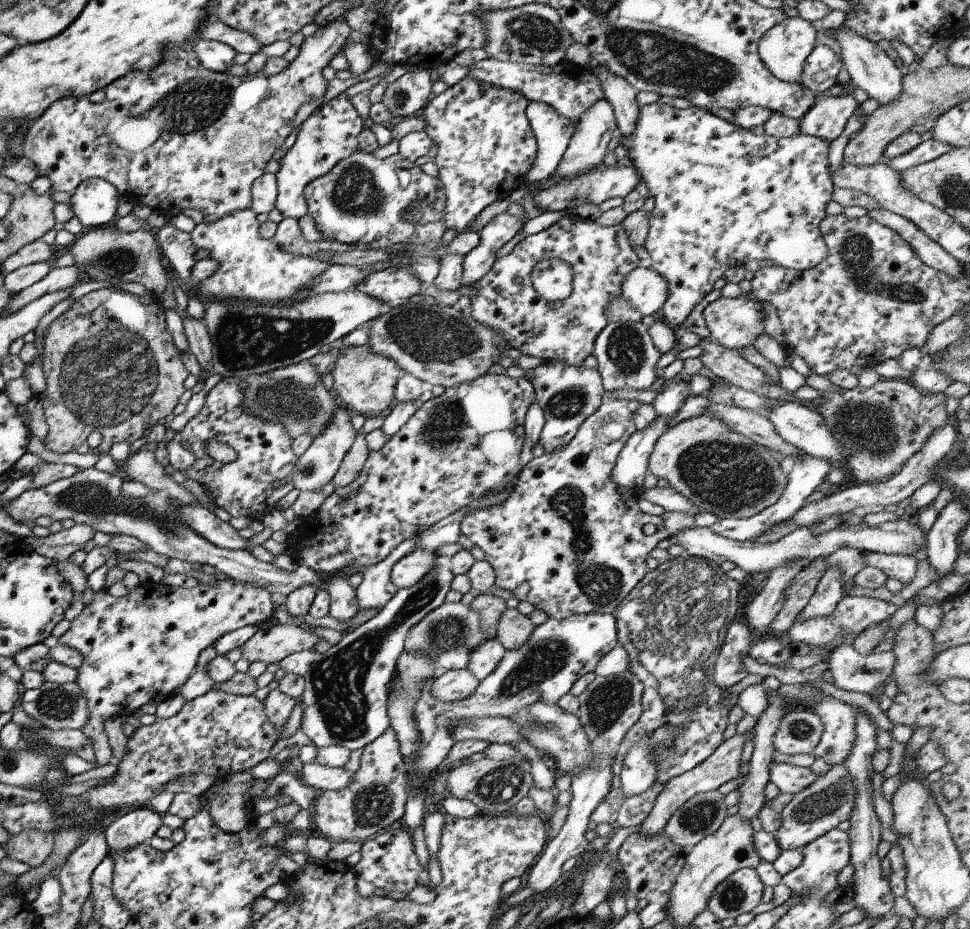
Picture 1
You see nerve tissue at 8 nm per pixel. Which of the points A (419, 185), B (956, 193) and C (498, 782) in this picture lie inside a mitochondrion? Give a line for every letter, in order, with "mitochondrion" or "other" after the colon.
A: other
B: mitochondrion
C: mitochondrion

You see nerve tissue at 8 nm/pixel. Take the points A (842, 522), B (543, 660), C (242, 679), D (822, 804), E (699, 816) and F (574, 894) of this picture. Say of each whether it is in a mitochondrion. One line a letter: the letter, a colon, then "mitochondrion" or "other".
A: other
B: mitochondrion
C: other
D: mitochondrion
E: mitochondrion
F: other

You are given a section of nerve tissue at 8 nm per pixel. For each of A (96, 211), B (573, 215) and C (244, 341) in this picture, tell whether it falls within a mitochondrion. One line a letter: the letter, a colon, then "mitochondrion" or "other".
A: other
B: other
C: mitochondrion

